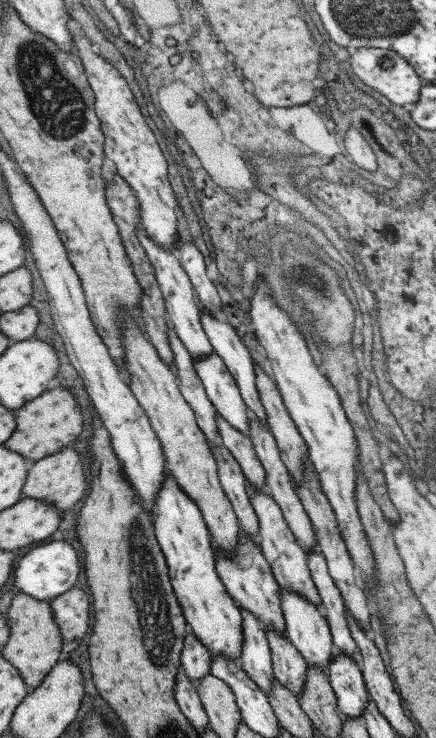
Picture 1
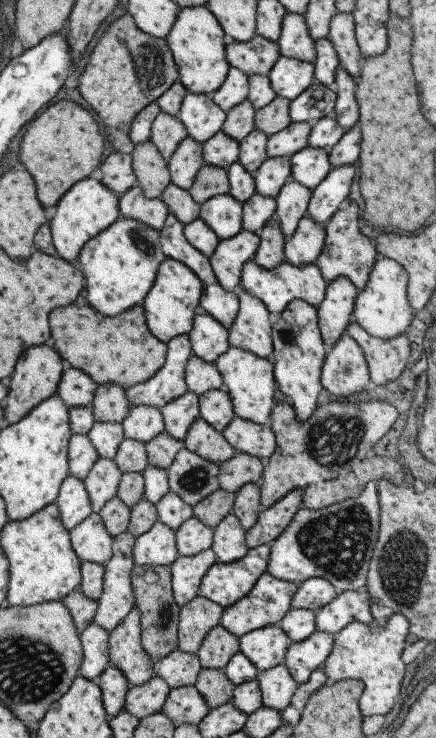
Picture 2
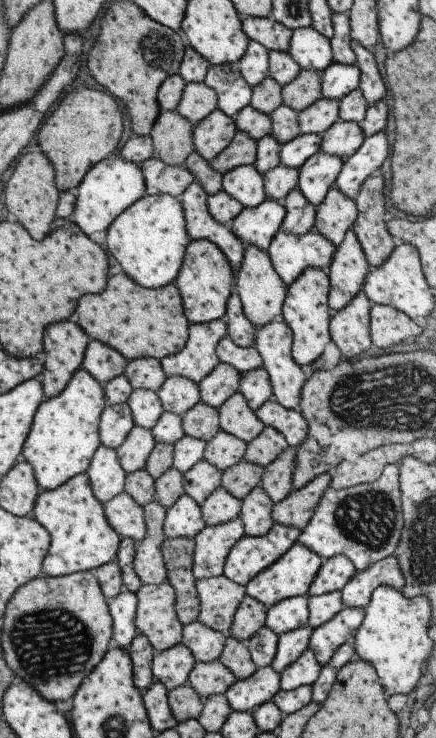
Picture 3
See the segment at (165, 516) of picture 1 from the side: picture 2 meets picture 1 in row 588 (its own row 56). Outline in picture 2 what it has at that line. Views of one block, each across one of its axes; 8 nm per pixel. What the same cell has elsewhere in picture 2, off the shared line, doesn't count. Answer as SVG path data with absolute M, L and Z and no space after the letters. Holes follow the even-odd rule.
M205 5L179 8L165 39L178 72L178 81L187 92L210 95L221 86L229 68L224 51L227 40L217 19Z

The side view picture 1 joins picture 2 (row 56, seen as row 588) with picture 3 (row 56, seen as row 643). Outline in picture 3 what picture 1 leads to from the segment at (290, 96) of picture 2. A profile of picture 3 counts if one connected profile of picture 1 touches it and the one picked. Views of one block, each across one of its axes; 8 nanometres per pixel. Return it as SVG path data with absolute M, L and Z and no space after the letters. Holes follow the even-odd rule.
M311 26L292 31L288 52L300 70L321 72L334 62L329 39Z

